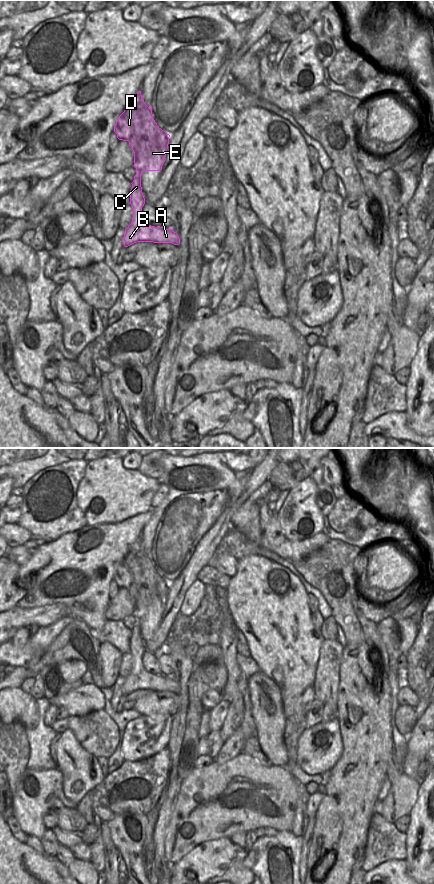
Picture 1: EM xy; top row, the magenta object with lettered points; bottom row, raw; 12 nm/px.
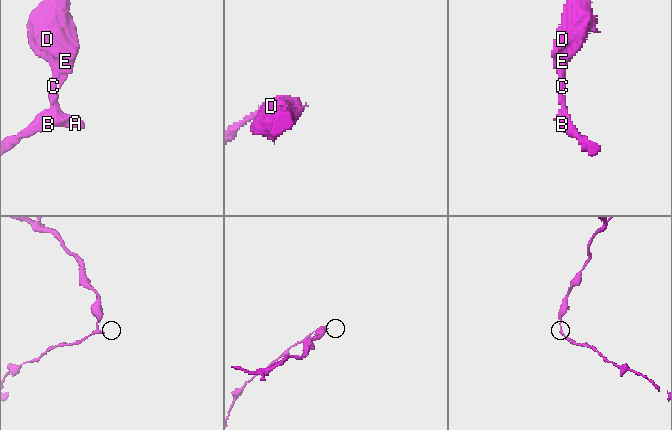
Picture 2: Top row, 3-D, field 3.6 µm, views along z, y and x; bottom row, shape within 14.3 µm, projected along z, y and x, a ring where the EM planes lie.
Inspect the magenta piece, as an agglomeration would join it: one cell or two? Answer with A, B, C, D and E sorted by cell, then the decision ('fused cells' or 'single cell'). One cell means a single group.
A B C / D E; fused cells

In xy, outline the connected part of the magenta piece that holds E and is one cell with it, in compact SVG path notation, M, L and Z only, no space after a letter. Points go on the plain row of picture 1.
M139 539L119 564L114 580L119 588L128 589L134 600L134 615L141 629L144 619L161 619L169 585L155 570L152 554L148 555Z

